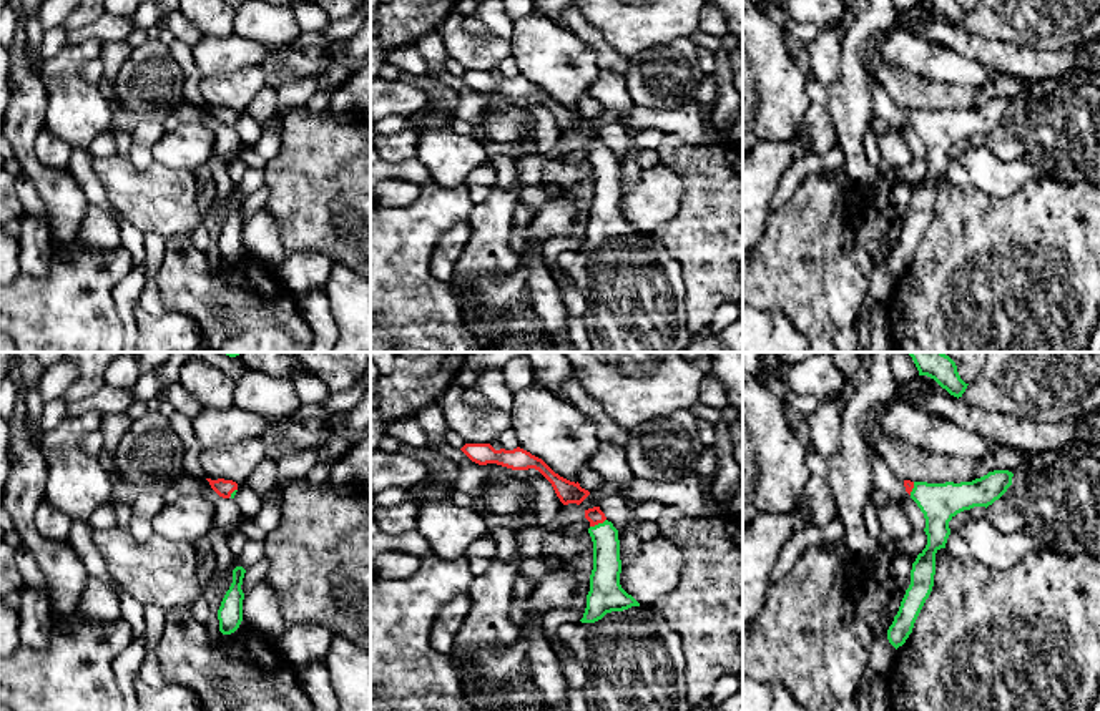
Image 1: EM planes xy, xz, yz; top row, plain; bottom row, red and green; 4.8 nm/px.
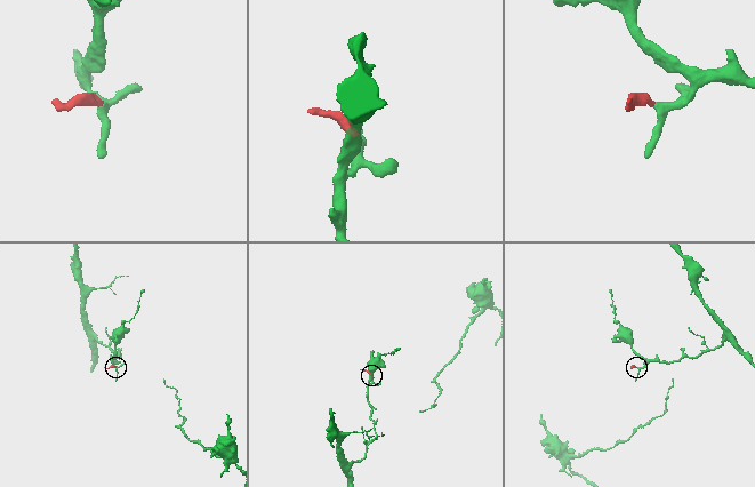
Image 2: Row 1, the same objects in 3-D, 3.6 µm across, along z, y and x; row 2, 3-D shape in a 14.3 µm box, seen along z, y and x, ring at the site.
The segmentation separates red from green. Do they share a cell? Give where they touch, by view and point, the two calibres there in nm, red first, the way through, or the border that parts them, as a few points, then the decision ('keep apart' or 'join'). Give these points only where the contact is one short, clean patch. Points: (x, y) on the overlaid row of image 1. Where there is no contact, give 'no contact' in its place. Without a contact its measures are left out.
xz (597, 524) | 80/140 nm | across xz (594, 515), (597, 524), (605, 537), (607, 565) | join

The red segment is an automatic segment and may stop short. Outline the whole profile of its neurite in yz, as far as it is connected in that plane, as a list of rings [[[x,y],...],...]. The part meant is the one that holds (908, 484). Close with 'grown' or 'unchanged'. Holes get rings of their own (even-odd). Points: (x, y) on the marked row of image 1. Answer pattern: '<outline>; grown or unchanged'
[[[994,470],[972,482],[927,483],[904,480],[906,492],[917,503],[926,518],[927,545],[917,555],[911,570],[911,585],[899,611],[887,630],[889,643],[897,650],[912,633],[914,623],[934,586],[935,553],[945,548],[950,535],[949,522],[974,507],[989,507],[1012,485],[1014,473]]]; grown

